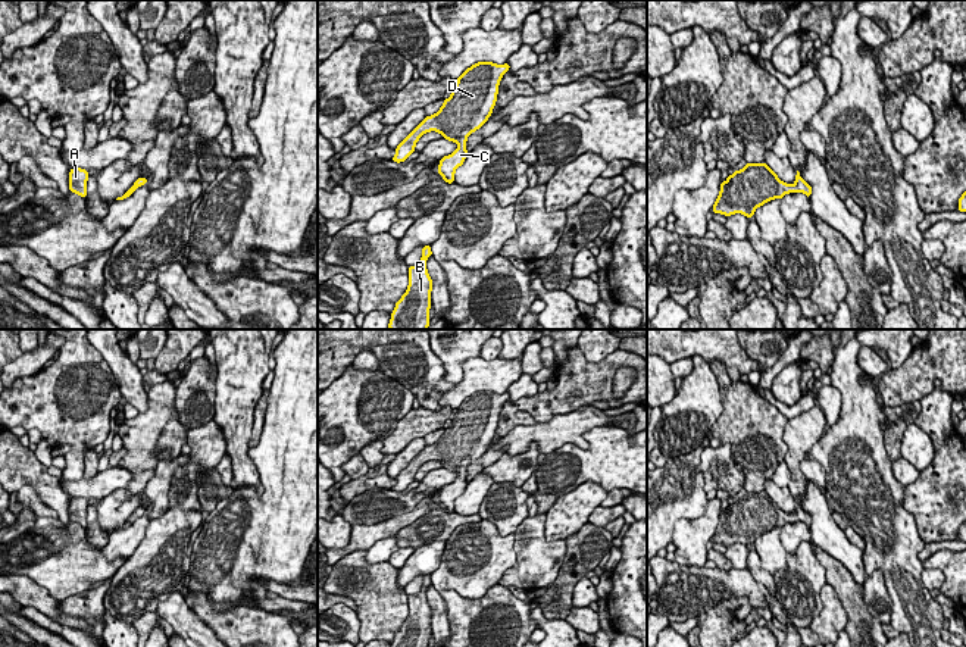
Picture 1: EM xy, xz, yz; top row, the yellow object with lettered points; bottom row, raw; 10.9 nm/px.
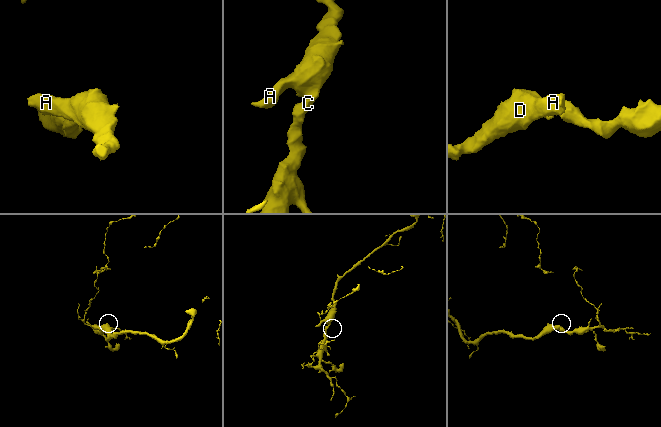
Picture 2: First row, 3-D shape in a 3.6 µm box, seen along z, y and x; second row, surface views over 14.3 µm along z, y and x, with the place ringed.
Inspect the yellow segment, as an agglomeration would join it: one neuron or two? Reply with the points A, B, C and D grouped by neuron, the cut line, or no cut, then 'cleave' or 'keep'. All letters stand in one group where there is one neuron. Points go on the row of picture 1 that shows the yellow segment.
A B C D; no cut; keep

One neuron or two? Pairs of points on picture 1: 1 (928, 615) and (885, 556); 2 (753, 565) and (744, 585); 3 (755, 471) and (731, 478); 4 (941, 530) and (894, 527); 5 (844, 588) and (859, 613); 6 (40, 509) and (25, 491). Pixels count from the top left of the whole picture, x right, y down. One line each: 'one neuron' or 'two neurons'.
1: one neuron
2: two neurons
3: two neurons
4: two neurons
5: one neuron
6: one neuron

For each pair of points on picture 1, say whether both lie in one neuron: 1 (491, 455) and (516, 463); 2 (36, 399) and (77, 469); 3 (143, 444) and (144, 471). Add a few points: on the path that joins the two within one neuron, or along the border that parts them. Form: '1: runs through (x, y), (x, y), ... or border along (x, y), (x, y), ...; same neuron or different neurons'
1: border along (505, 452), (481, 471); different neurons
2: runs through (53, 415), (77, 438), (77, 452); same neuron
3: runs through (143, 450), (143, 465); same neuron

